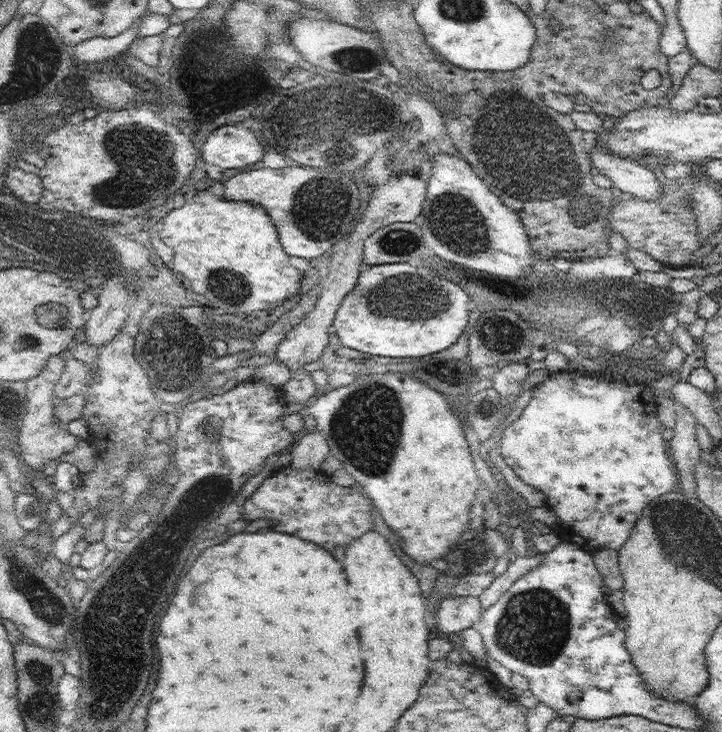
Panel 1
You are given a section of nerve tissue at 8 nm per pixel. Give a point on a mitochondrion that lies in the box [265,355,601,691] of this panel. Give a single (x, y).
(371, 451)

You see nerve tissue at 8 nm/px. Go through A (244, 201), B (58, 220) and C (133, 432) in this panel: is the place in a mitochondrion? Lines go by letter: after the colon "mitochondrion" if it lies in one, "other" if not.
A: other
B: mitochondrion
C: other

